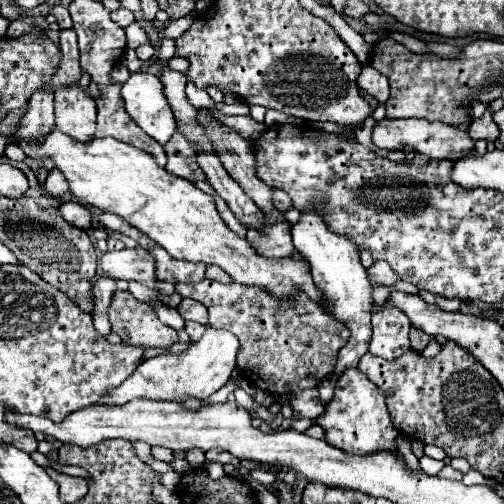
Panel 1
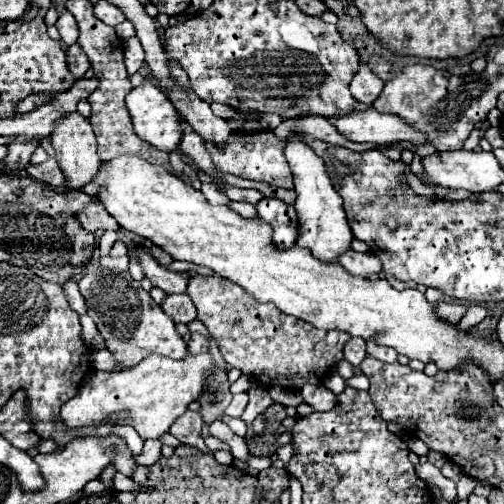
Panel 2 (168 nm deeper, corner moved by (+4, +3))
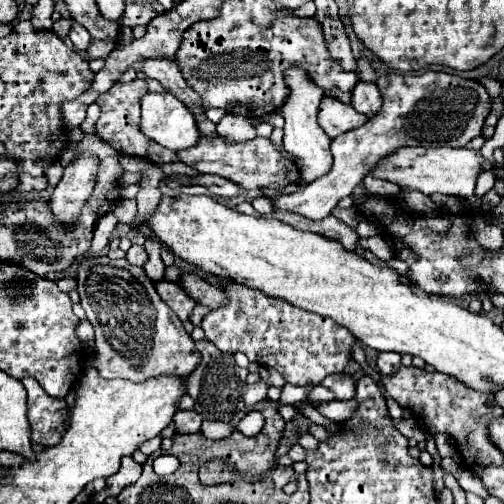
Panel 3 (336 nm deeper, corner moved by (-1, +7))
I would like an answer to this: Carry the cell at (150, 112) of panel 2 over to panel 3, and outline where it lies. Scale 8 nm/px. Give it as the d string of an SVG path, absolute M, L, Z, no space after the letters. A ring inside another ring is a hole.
M148 93L142 99L140 131L172 151L188 149L200 139L194 115L170 93Z

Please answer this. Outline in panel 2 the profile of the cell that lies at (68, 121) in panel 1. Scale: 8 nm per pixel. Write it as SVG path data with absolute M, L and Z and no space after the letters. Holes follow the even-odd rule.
M79 111L65 113L59 121L55 121L49 139L57 153L57 163L67 177L67 189L81 189L83 185L87 185L95 175L95 169L99 169L99 161L101 161L97 155L97 141L89 119L83 117Z

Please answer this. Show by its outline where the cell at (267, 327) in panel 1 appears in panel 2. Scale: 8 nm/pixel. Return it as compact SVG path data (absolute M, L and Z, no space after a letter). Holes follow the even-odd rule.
M193 275L187 295L197 307L197 319L217 341L223 359L263 387L281 385L299 391L305 383L321 383L343 359L343 345L351 337L343 331L321 331L307 321L285 315L273 303L259 303L243 287L221 275Z

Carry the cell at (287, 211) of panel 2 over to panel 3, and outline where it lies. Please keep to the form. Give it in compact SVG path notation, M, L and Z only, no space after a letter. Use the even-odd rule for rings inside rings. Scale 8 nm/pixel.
M428 71L422 75L390 73L380 77L376 85L382 95L380 111L360 129L348 131L332 141L332 169L300 191L276 197L274 207L294 211L314 221L324 219L342 197L350 195L352 189L362 183L372 165L376 165L376 161L380 161L384 155L400 147L464 147L480 135L484 119L492 107L488 91L478 81L442 71Z

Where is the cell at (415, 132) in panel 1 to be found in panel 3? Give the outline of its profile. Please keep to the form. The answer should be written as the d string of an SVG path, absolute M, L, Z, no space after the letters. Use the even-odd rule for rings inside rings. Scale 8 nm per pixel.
M324 95L320 109L318 109L318 125L324 129L324 133L334 139L346 131L352 131L360 125L364 125L368 121L368 117L364 117L362 113L356 113L356 109L352 109L352 105L346 105L334 97Z

